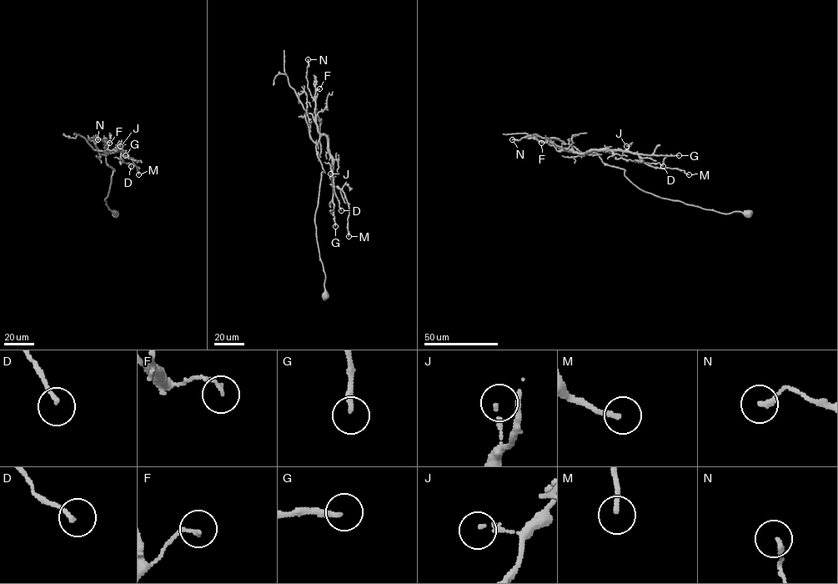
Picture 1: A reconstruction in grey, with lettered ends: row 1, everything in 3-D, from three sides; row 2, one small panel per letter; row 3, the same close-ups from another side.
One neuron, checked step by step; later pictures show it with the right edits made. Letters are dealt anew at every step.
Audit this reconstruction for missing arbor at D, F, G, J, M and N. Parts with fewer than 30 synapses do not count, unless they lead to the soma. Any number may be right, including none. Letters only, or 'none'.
none

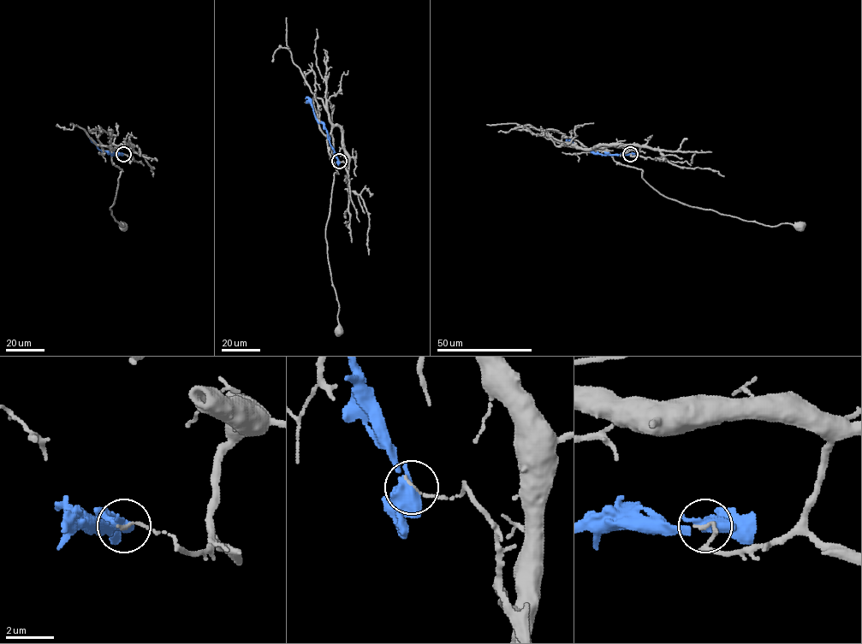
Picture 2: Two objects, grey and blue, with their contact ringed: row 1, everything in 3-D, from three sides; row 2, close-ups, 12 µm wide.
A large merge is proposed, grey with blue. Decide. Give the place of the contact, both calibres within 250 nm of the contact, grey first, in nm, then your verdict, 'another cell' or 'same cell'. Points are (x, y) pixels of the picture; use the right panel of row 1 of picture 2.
(630, 154) | 120/400 nm | another cell

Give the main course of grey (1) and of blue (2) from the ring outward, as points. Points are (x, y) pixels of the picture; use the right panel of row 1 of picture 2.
1: (630, 154), (640, 147), (595, 147), (641, 169), (669, 198), (771, 227), (801, 226)
2: (630, 154), (595, 153), (569, 143), (567, 138)

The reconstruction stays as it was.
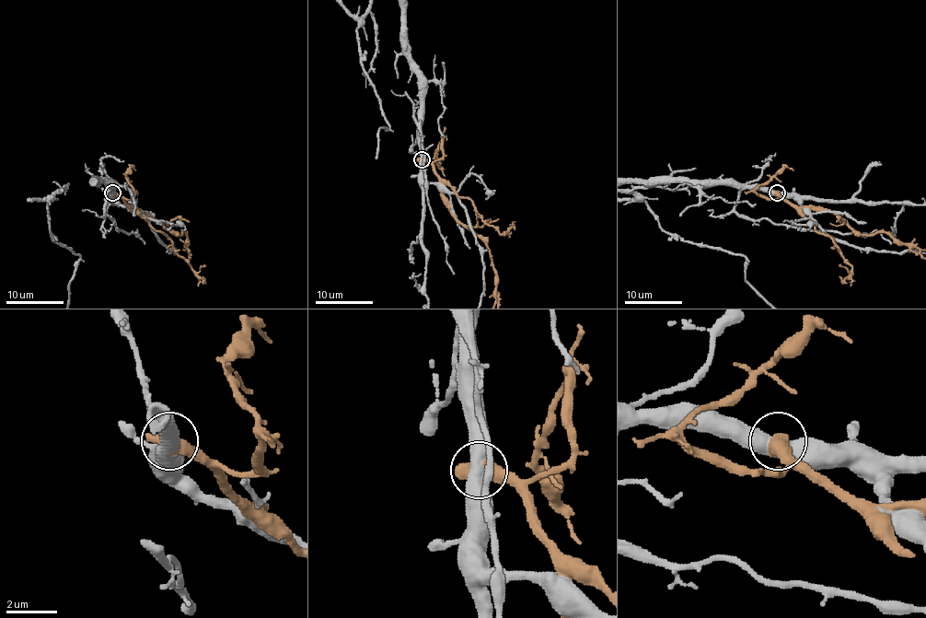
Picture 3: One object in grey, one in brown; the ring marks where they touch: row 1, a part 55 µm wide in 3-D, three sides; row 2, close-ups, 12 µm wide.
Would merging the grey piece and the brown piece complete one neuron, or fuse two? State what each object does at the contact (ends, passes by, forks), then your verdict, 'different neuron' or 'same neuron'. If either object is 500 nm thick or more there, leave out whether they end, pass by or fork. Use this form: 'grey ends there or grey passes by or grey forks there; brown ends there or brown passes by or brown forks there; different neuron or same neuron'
different neuron

